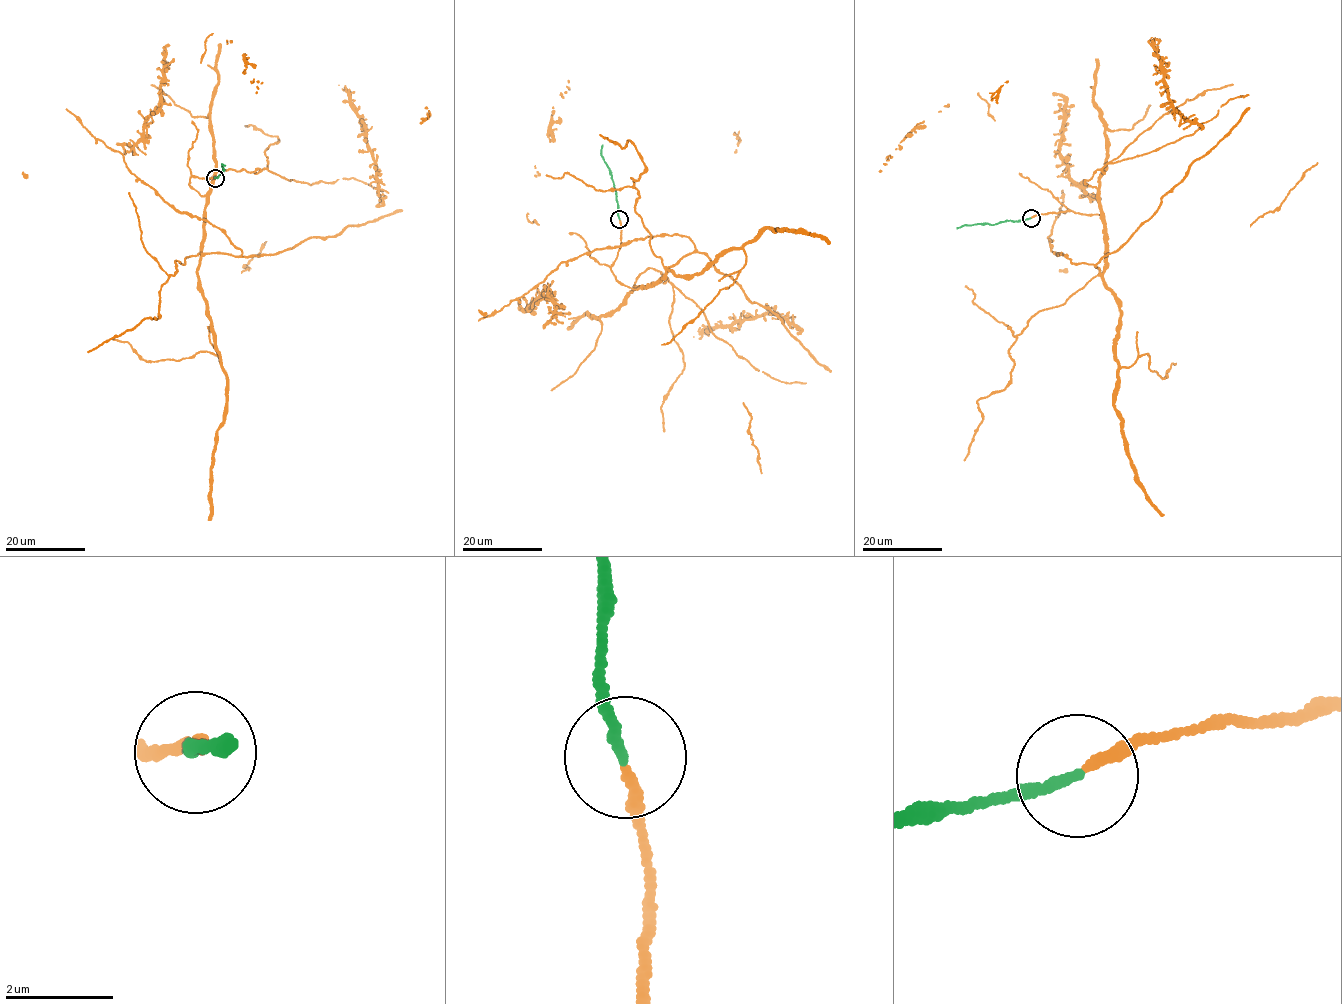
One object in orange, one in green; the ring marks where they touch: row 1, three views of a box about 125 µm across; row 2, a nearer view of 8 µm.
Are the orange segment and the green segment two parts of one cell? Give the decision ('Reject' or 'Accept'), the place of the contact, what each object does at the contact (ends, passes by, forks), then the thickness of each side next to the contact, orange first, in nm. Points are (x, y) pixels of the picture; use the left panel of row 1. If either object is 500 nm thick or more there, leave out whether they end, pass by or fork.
Accept. Place: (215, 178). At the ring orange ends. At the ring green ends. Thickness 200 nm (orange) against 190 nm

